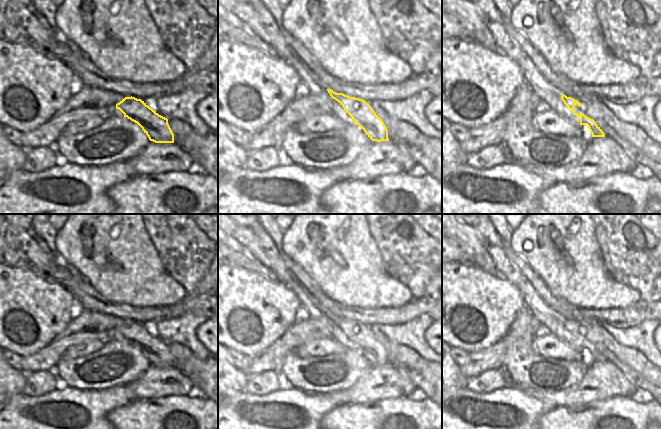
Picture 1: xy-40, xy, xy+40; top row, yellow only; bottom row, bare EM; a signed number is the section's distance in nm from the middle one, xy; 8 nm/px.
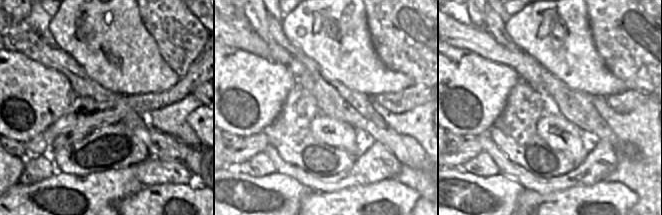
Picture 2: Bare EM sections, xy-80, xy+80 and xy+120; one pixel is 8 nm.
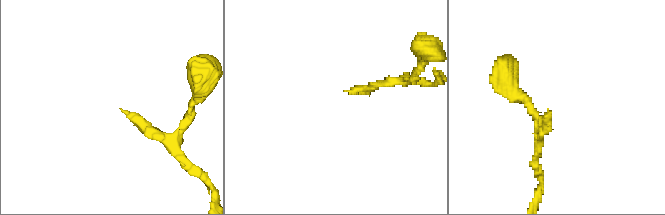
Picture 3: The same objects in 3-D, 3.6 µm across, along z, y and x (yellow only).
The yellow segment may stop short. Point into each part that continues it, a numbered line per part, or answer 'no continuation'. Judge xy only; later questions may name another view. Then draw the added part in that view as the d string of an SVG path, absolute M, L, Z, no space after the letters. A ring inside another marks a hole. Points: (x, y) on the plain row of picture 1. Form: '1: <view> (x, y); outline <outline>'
1: xy (311, 307); outline M255 221L250 228L256 236L262 250L268 256L279 281L287 285L300 300L302 314L305 317L319 319L327 325L330 328L331 337L341 343L346 349L355 347L342 329L333 323L322 310L322 306L316 297L296 278L290 267L284 262L284 257L278 252L272 238L264 230L262 225L258 221Z

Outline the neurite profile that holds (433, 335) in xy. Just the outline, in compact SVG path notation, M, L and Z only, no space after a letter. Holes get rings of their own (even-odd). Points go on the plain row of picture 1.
M442 319L434 321L424 332L424 338L430 348L442 356Z

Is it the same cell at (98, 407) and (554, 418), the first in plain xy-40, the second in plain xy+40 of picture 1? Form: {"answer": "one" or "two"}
{"answer": "two"}

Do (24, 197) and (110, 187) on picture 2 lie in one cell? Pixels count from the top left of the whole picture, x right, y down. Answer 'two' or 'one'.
one

